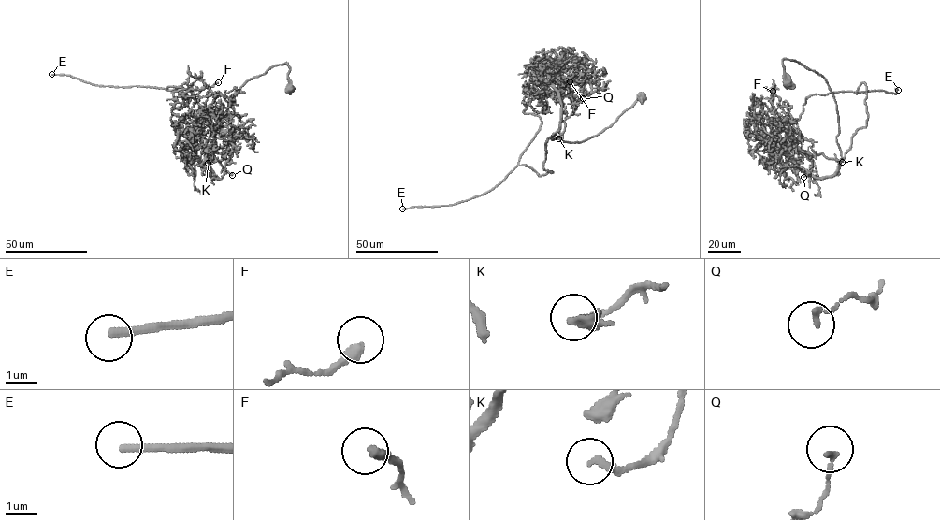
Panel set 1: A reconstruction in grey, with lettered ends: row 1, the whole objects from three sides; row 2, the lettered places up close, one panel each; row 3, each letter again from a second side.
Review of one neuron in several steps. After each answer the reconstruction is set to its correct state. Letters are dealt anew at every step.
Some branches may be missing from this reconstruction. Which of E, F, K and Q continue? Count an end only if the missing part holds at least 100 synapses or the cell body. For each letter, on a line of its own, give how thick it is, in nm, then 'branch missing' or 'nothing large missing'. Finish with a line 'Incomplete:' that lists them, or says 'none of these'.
E: 280 nm | branch missing
F: 320 nm | nothing large missing
K: 150 nm | nothing large missing
Q: 180 nm | nothing large missing
Incomplete: E

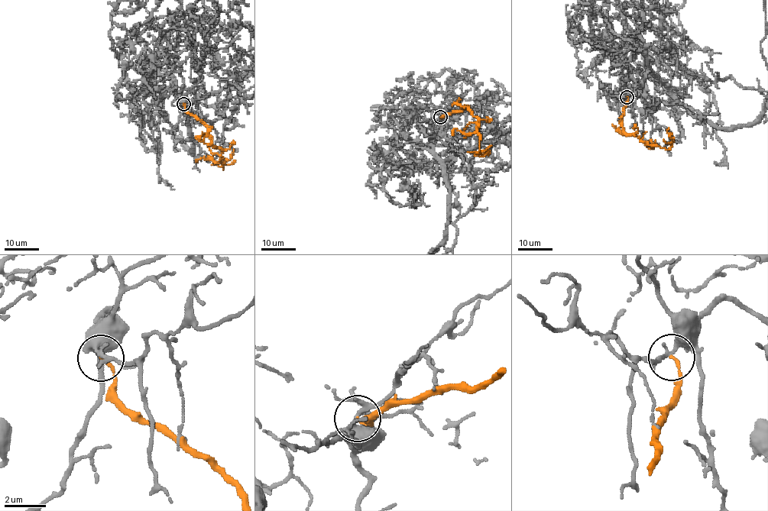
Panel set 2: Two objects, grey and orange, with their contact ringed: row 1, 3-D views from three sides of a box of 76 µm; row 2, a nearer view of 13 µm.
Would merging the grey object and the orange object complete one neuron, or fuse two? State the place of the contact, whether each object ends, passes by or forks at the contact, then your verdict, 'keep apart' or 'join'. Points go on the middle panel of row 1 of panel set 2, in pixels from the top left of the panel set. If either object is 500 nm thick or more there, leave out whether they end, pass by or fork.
(440, 117) | grey forks | orange ends | keep apart

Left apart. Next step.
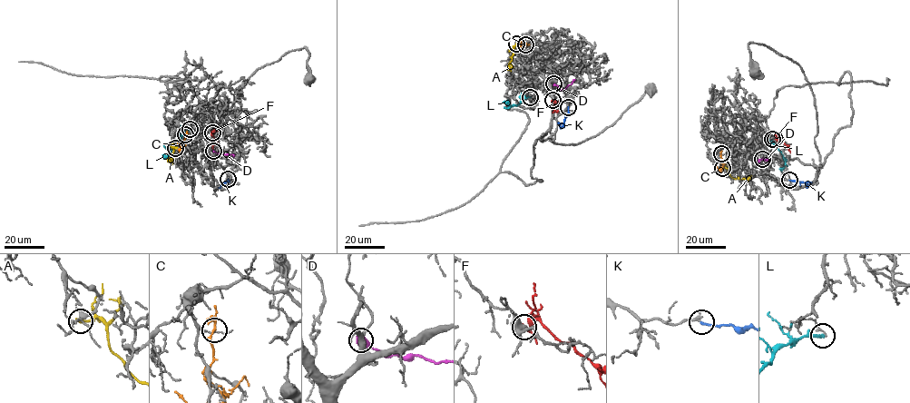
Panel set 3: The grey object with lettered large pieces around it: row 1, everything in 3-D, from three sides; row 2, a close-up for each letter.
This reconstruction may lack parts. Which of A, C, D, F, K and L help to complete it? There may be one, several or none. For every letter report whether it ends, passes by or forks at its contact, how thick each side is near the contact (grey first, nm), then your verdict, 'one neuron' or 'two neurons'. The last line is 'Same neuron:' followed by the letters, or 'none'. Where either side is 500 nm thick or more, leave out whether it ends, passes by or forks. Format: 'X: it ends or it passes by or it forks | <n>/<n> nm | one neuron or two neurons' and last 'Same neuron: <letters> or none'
A: it ends | 240/260 nm | two neurons
C: it forks | 100/120 nm | two neurons
D: 170/650 nm | two neurons
F: it passes by | 360/90 nm | two neurons
K: it ends | 280/170 nm | one neuron
L: it ends | 160/260 nm | two neurons
Same neuron: K

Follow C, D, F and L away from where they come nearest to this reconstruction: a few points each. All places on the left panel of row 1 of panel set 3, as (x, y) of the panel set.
C: (185, 134), (181, 148), (179, 143)
D: (213, 151), (234, 157)
F: (212, 132), (212, 149)
L: (190, 129), (167, 156), (162, 154)

